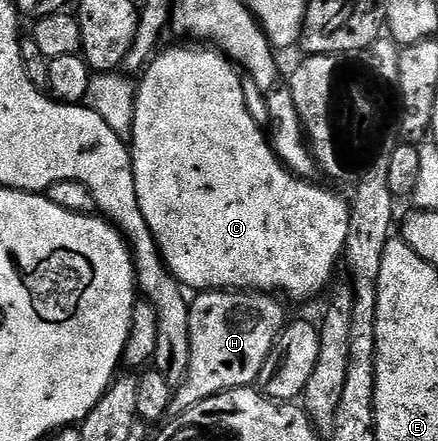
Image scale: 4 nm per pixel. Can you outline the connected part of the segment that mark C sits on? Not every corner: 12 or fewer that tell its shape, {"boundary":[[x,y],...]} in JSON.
{"boundary":[[161,48],[137,202],[192,291],[333,284],[349,202],[285,169],[241,70]]}

